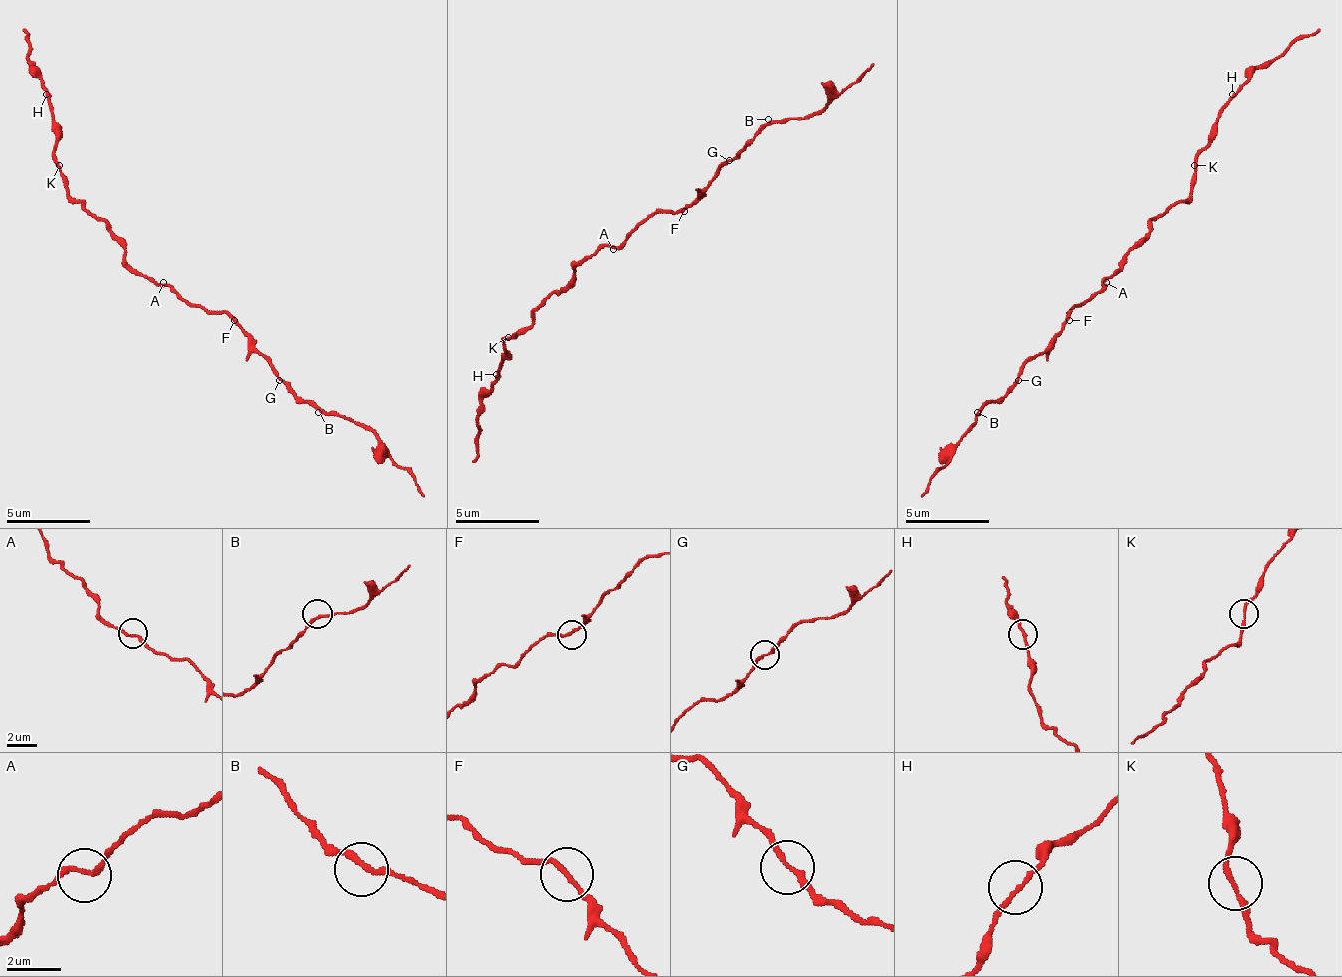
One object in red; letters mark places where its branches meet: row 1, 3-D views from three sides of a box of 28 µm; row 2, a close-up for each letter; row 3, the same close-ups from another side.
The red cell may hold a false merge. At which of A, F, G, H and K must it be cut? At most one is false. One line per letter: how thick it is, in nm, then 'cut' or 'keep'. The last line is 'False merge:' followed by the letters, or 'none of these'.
A: calibre 200 nm; keep
F: calibre 180 nm; keep
G: calibre 190 nm; keep
H: calibre 180 nm; keep
K: calibre 170 nm; keep
False merge: none of these

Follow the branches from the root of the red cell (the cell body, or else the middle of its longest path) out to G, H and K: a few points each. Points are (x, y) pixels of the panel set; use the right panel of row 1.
G: (1102, 287), (1090, 299), (1077, 303), (1069, 312), (1069, 320), (1035, 358), (1023, 366), (1023, 374), (1019, 379)
H: (1102, 287), (1127, 261), (1127, 253), (1144, 232), (1190, 195), (1194, 161), (1207, 144), (1219, 107), (1232, 94)
K: (1102, 287), (1127, 261), (1127, 253), (1144, 236), (1144, 232), (1190, 195), (1194, 165)

